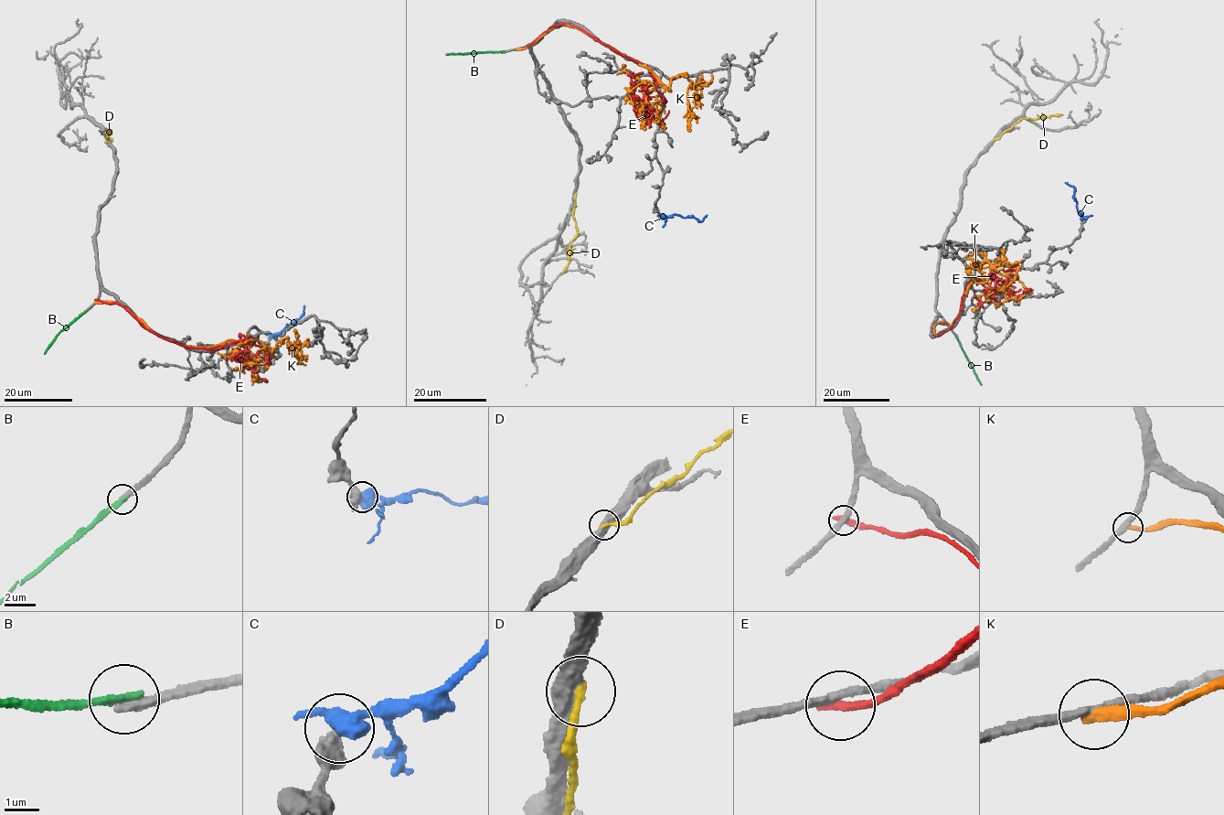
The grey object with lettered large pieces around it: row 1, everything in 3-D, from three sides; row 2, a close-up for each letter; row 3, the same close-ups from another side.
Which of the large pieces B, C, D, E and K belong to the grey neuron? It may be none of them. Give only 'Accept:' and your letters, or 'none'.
Accept: none

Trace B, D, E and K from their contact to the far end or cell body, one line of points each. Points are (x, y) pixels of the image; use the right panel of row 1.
B: (956, 337), (981, 385)
D: (994, 139), (1022, 119), (1062, 114)
E: (948, 325), (936, 323), (935, 336), (958, 316), (968, 284), (976, 281), (995, 289), (1013, 281), (995, 277)
K: (949, 327), (939, 321), (933, 332), (955, 319), (971, 284), (987, 280), (969, 274), (973, 263), (1021, 260)

